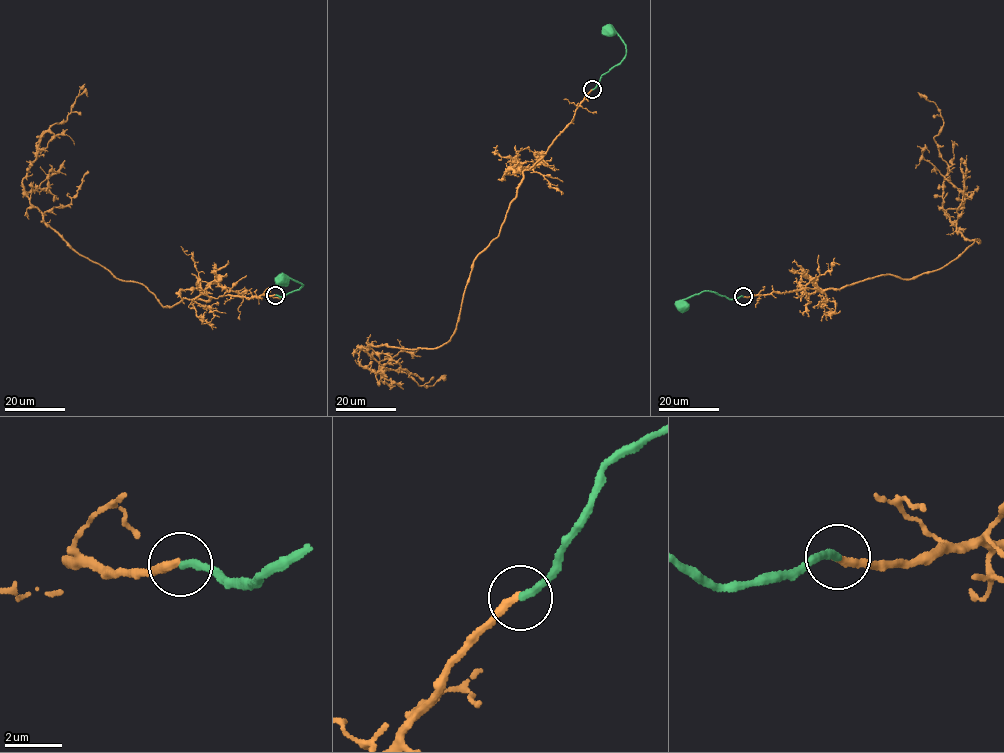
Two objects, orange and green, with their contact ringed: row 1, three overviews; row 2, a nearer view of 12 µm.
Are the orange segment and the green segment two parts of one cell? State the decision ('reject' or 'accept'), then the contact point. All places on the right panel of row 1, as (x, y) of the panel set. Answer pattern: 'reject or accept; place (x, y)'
accept; place (743, 296)

